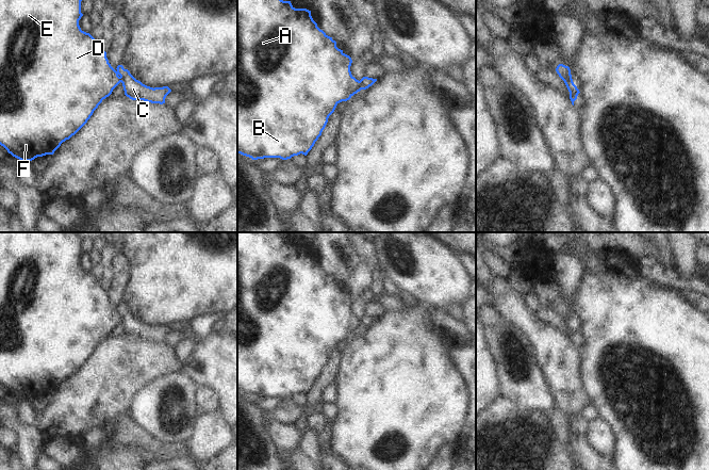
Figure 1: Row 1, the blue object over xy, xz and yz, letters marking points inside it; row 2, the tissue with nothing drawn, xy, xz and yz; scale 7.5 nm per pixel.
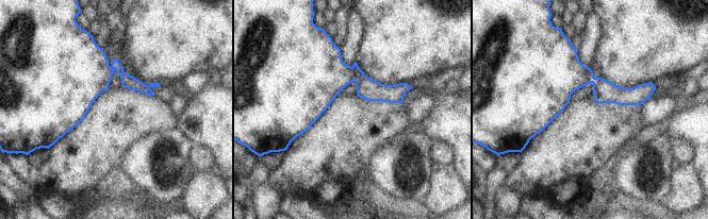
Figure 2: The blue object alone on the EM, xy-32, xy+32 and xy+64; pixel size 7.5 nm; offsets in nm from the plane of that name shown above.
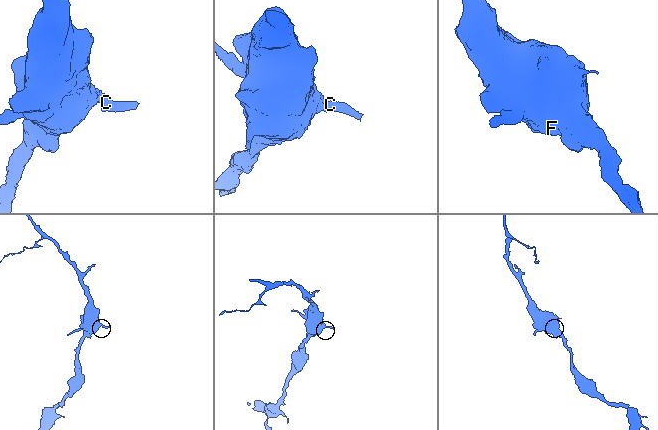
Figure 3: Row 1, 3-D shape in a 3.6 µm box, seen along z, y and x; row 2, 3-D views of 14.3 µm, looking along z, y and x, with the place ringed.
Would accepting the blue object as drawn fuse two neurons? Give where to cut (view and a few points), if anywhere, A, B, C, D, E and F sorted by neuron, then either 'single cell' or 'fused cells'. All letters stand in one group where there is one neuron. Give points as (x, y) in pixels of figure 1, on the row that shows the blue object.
cut in xz along (359, 81), (361, 88); A B D E F / C; fused cells

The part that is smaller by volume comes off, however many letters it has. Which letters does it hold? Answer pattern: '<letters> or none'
C

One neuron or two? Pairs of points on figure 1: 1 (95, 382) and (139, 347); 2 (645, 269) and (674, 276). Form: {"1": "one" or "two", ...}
{"1": "one", "2": "one"}

